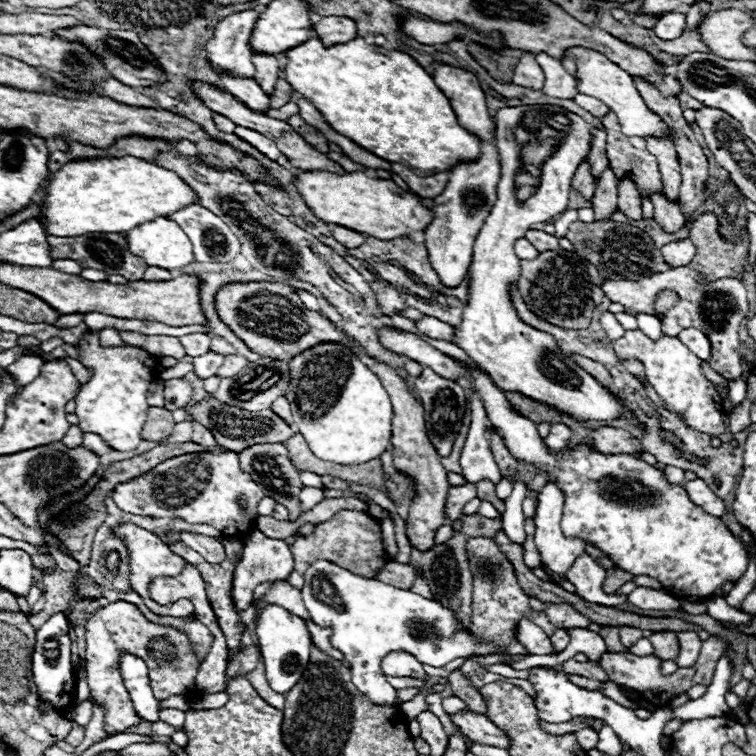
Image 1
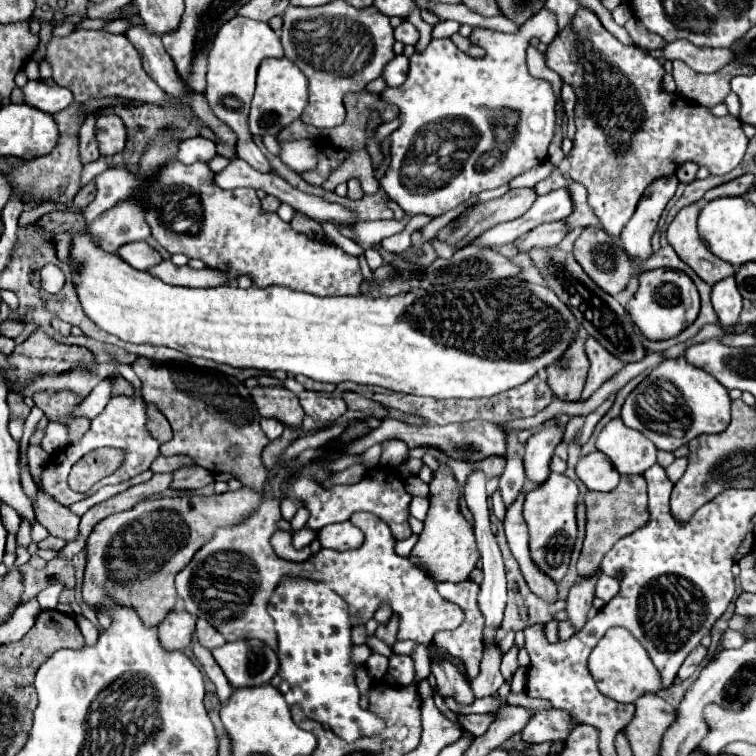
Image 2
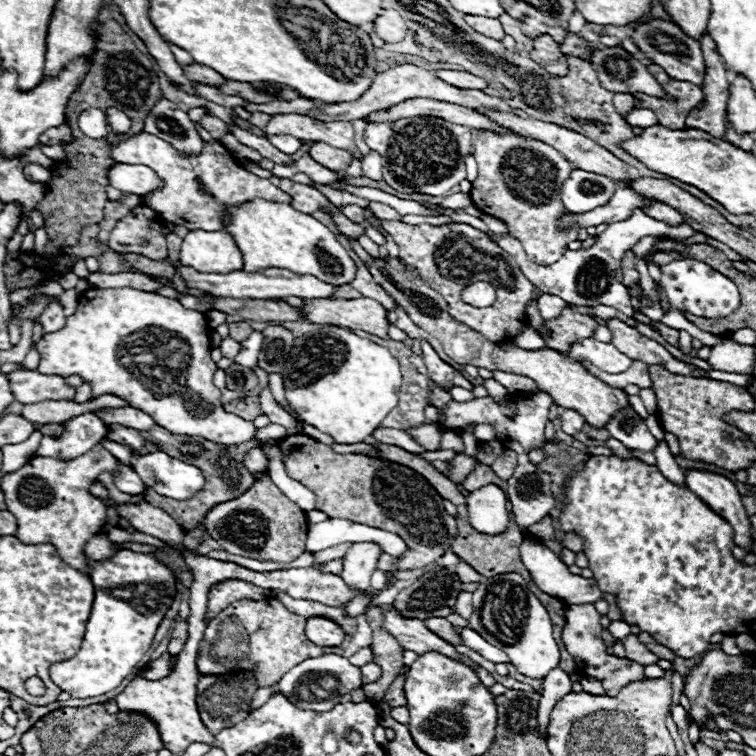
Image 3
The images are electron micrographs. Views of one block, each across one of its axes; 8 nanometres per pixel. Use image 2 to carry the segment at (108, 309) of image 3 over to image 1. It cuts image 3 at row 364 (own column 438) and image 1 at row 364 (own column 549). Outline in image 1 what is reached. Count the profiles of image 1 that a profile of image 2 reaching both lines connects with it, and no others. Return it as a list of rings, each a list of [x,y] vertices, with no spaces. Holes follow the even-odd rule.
[[[86,330],[74,348],[78,352],[78,362],[92,370],[92,378],[82,384],[76,396],[76,416],[80,418],[80,428],[84,432],[100,434],[114,450],[128,452],[138,448],[142,442],[140,432],[150,408],[146,402],[148,386],[158,378],[158,374],[146,366],[146,360],[150,360],[152,354],[132,344],[102,346],[100,336],[94,330]],[[22,356],[16,362],[12,362],[6,370],[20,382],[20,384],[30,384],[41,372],[43,360],[36,356]]]

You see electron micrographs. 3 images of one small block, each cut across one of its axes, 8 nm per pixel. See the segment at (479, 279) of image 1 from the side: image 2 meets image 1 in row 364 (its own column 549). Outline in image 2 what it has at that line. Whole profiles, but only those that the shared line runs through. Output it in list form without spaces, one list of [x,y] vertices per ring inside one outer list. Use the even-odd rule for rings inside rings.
[[[552,472],[544,486],[536,486],[536,490],[530,490],[524,498],[524,522],[530,532],[530,558],[538,566],[538,570],[548,574],[548,578],[552,578],[554,582],[560,582],[568,570],[578,532],[574,514],[578,494],[578,486],[568,476]]]

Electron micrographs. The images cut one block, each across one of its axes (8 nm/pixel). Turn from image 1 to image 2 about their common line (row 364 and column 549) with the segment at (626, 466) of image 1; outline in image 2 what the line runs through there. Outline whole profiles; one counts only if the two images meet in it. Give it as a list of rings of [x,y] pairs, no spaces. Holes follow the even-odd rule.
[[[554,422],[542,424],[532,438],[528,438],[524,448],[524,472],[526,480],[534,486],[540,486],[548,480],[550,474],[550,460],[554,456],[554,448],[560,444],[562,432]]]

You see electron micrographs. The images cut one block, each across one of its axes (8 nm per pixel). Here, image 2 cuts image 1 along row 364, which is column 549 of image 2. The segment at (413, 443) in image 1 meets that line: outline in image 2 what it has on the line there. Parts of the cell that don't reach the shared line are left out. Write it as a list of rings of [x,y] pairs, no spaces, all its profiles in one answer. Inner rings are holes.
[[[580,328],[580,334],[576,342],[572,342],[572,350],[564,356],[566,366],[548,366],[546,368],[546,382],[556,398],[560,400],[580,400],[586,372],[588,372],[588,358],[584,352],[584,330]]]

